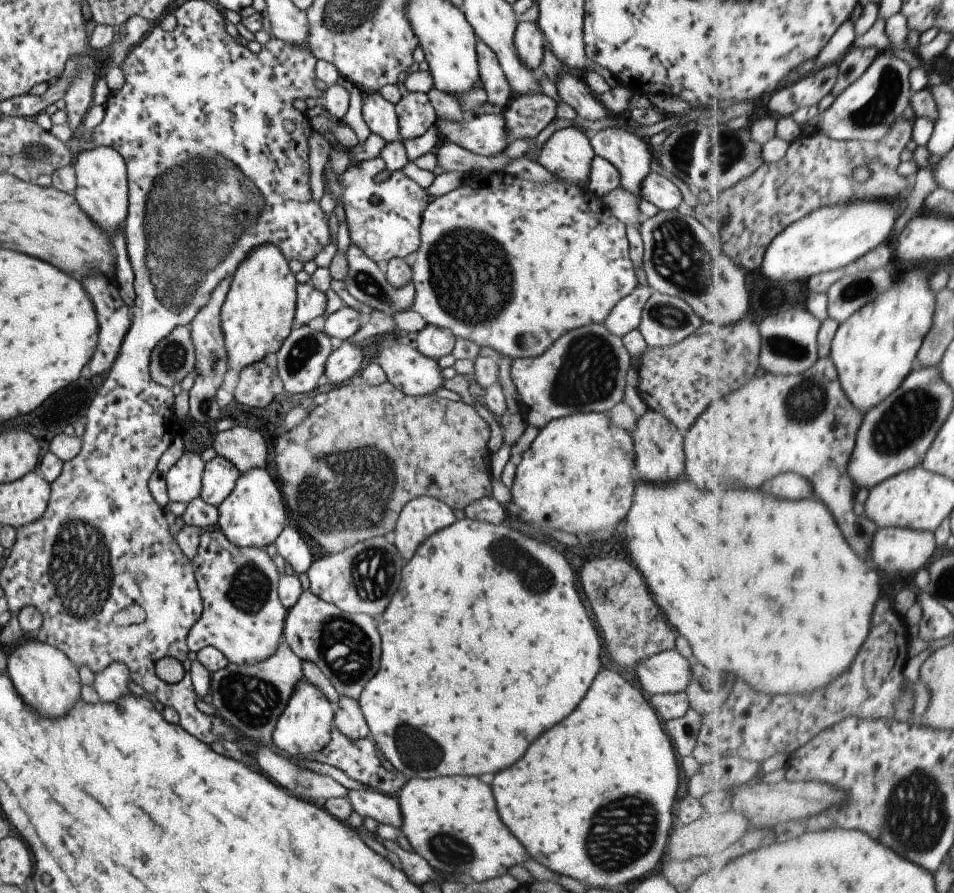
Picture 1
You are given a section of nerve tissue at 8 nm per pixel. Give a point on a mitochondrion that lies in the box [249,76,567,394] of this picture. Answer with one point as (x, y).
(470, 276)

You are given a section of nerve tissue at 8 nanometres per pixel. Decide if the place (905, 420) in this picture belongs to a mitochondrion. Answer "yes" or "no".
yes

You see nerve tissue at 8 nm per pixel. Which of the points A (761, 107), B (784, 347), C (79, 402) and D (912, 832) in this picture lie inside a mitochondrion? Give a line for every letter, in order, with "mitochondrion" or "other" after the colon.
A: other
B: mitochondrion
C: other
D: mitochondrion

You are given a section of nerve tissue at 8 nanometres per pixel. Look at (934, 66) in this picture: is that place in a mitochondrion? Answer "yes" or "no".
no

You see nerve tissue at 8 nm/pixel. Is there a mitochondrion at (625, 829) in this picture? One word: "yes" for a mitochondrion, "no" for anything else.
yes

